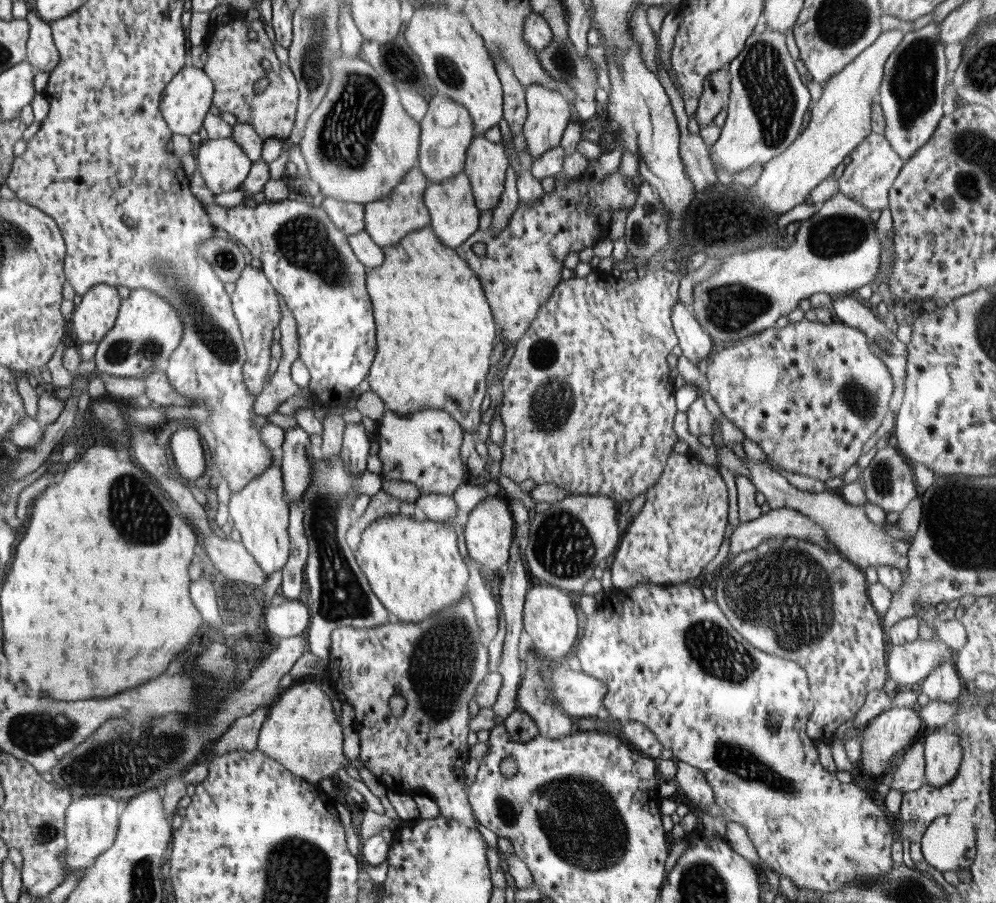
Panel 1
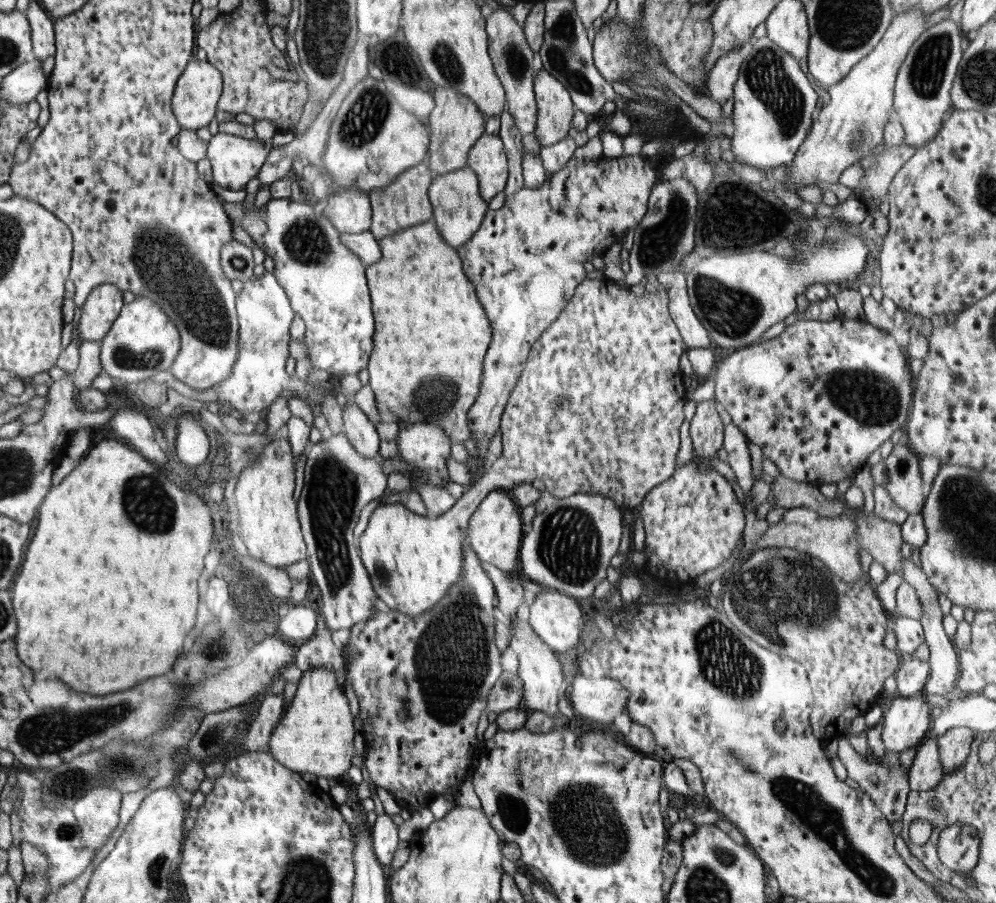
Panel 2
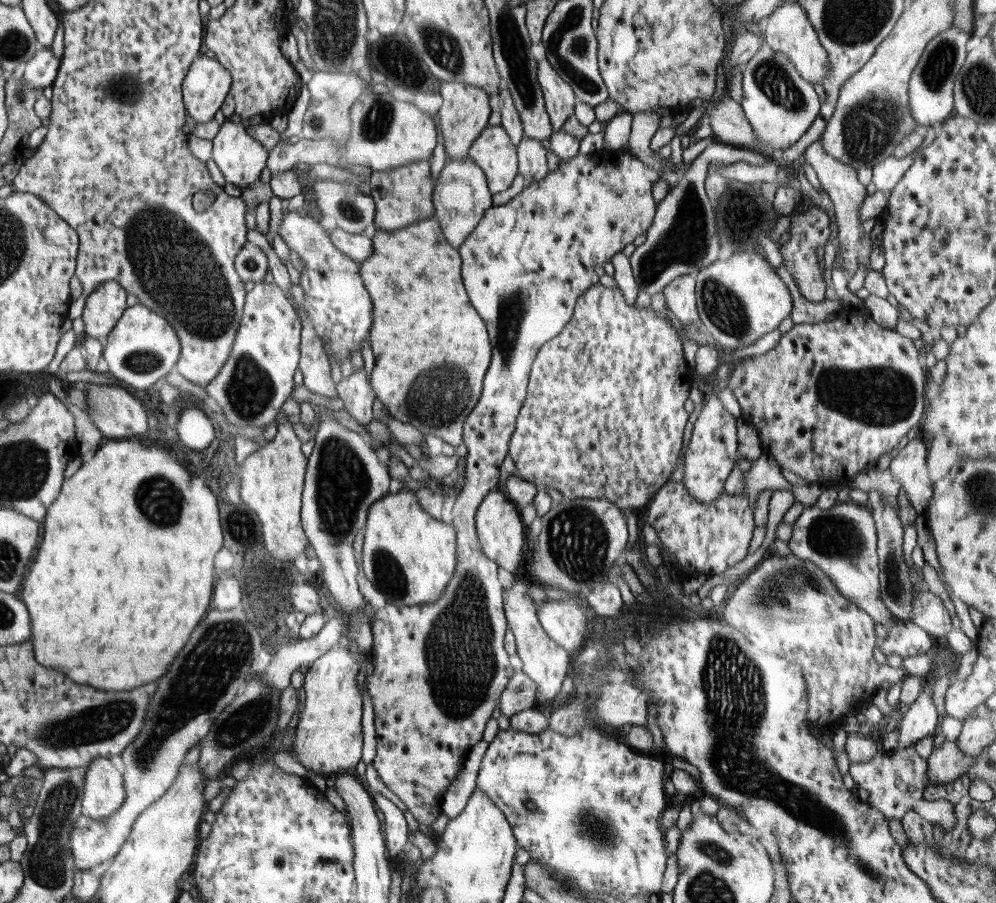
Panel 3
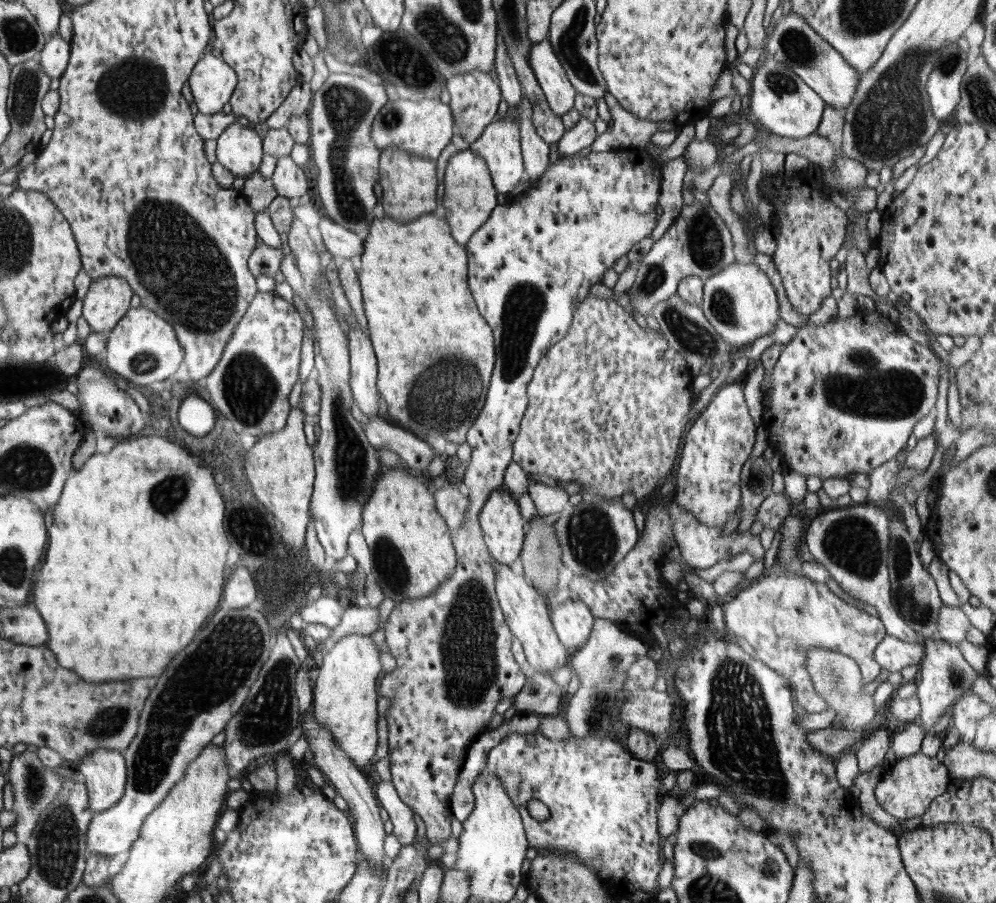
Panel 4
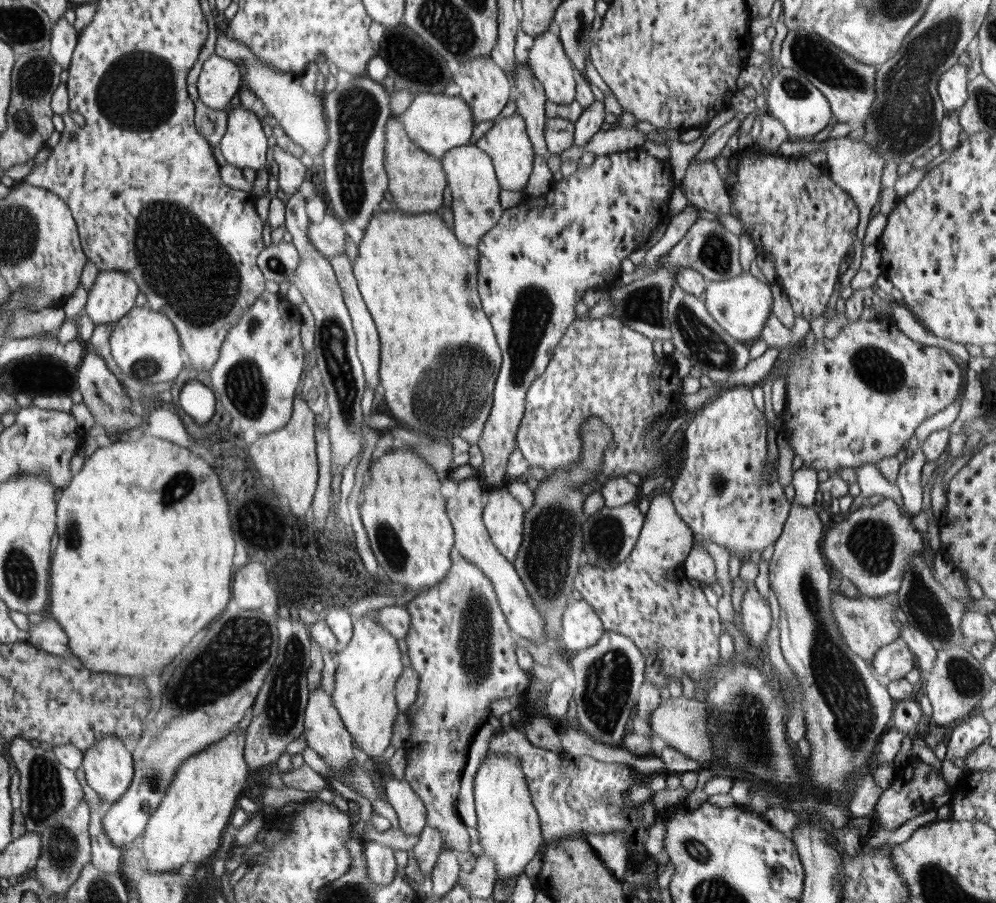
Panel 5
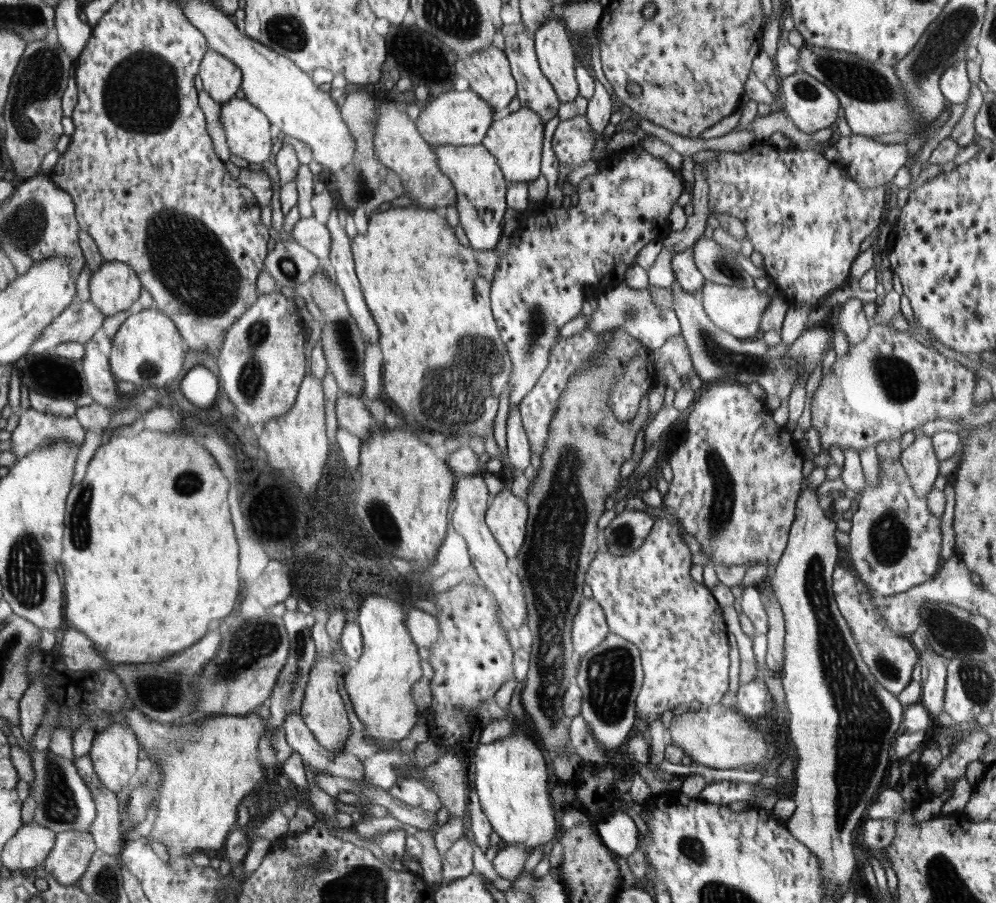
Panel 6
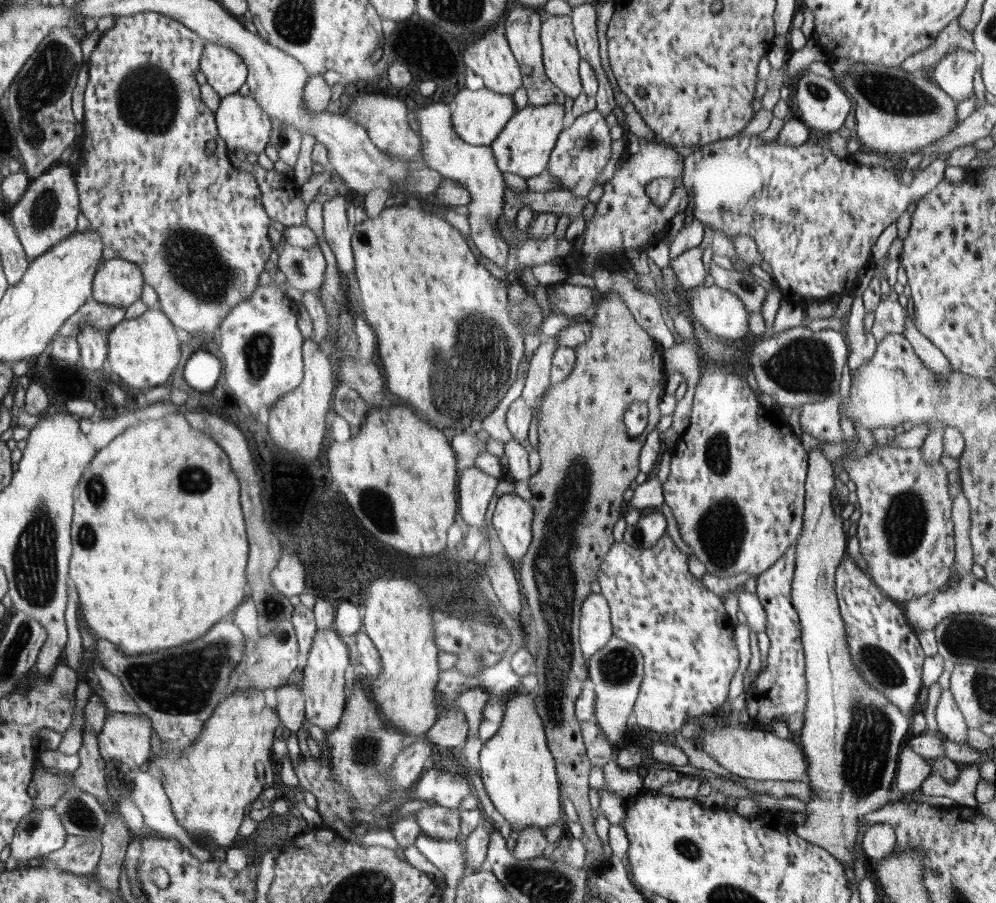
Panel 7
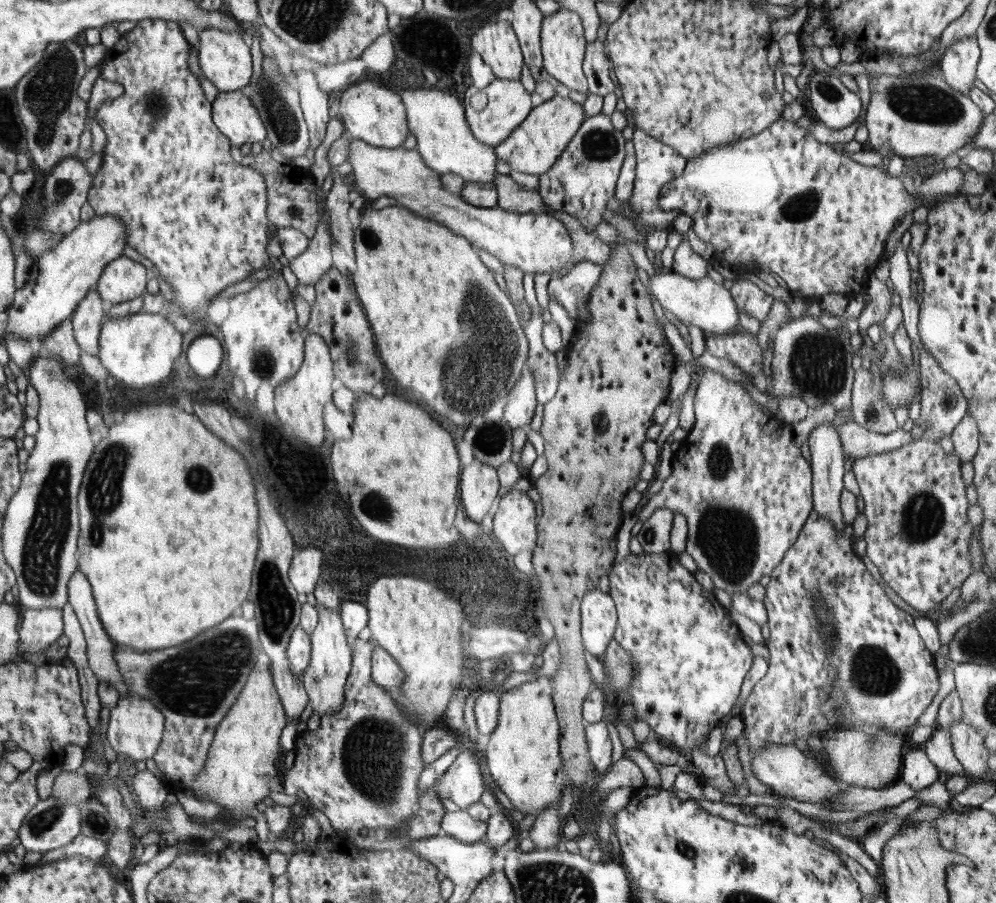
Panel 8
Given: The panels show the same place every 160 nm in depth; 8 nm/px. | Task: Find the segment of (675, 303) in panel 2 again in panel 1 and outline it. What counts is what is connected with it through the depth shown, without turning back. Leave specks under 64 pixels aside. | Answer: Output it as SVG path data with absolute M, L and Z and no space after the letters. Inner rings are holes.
M677 302L672 308L671 322L682 354L698 366L699 360L706 359L712 352L713 339L697 322L690 307Z

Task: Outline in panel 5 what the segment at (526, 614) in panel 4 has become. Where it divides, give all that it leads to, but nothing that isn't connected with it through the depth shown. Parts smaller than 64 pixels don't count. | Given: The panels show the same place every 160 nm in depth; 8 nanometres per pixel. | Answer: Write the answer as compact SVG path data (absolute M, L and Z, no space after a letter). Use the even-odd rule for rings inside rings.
M470 477L458 482L458 491L447 500L445 509L455 534L454 546L466 560L475 564L488 577L494 587L497 601L505 614L508 626L515 637L527 638L536 644L547 643L543 616L534 606L513 563L502 556L502 553L496 549L490 540L489 532L483 521L483 508L485 506L482 504L482 492L485 489L479 477Z

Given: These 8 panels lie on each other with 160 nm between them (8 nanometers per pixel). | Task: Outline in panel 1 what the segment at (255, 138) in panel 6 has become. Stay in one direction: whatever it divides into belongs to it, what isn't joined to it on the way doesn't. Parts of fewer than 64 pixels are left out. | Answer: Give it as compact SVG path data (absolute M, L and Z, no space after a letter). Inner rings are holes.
M232 137L204 140L195 157L206 186L215 195L240 189L253 166Z

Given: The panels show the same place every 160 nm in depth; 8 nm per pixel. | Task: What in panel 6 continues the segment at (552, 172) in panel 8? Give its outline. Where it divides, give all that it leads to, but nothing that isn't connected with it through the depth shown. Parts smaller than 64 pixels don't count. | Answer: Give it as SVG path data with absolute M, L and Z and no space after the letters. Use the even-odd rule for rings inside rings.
M586 115L575 116L570 120L560 121L554 131L551 145L561 166L567 166L570 171L580 168L585 162L593 160L593 150L599 134L594 132L593 126L588 122Z

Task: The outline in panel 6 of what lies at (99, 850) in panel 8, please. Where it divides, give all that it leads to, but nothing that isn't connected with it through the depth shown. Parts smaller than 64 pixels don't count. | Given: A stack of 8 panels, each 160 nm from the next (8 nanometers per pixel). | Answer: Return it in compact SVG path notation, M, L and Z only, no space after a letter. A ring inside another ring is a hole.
M89 831L56 833L54 846L46 857L44 868L58 883L77 883L86 872L96 850L98 848Z

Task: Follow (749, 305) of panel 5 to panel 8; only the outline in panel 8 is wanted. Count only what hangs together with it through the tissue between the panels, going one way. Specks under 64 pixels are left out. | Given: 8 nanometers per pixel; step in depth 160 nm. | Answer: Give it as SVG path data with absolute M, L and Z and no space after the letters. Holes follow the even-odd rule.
M658 267L656 276L652 276L649 280L652 297L656 297L661 308L674 314L686 327L696 326L703 333L714 335L728 335L740 330L739 310L731 293L723 285L714 282L710 276L694 280L673 273L672 270L663 271Z

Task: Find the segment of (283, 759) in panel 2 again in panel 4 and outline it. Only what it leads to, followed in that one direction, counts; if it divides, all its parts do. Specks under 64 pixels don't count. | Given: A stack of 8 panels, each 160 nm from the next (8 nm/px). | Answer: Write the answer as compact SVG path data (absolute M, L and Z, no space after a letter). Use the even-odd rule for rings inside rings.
M361 632L350 633L341 638L330 651L324 651L318 656L318 665L313 674L313 706L315 719L321 725L331 730L336 746L342 748L342 752L348 754L348 758L358 768L363 768L371 763L378 748L378 693L376 684L382 674L382 662L380 661L381 649L370 635Z

